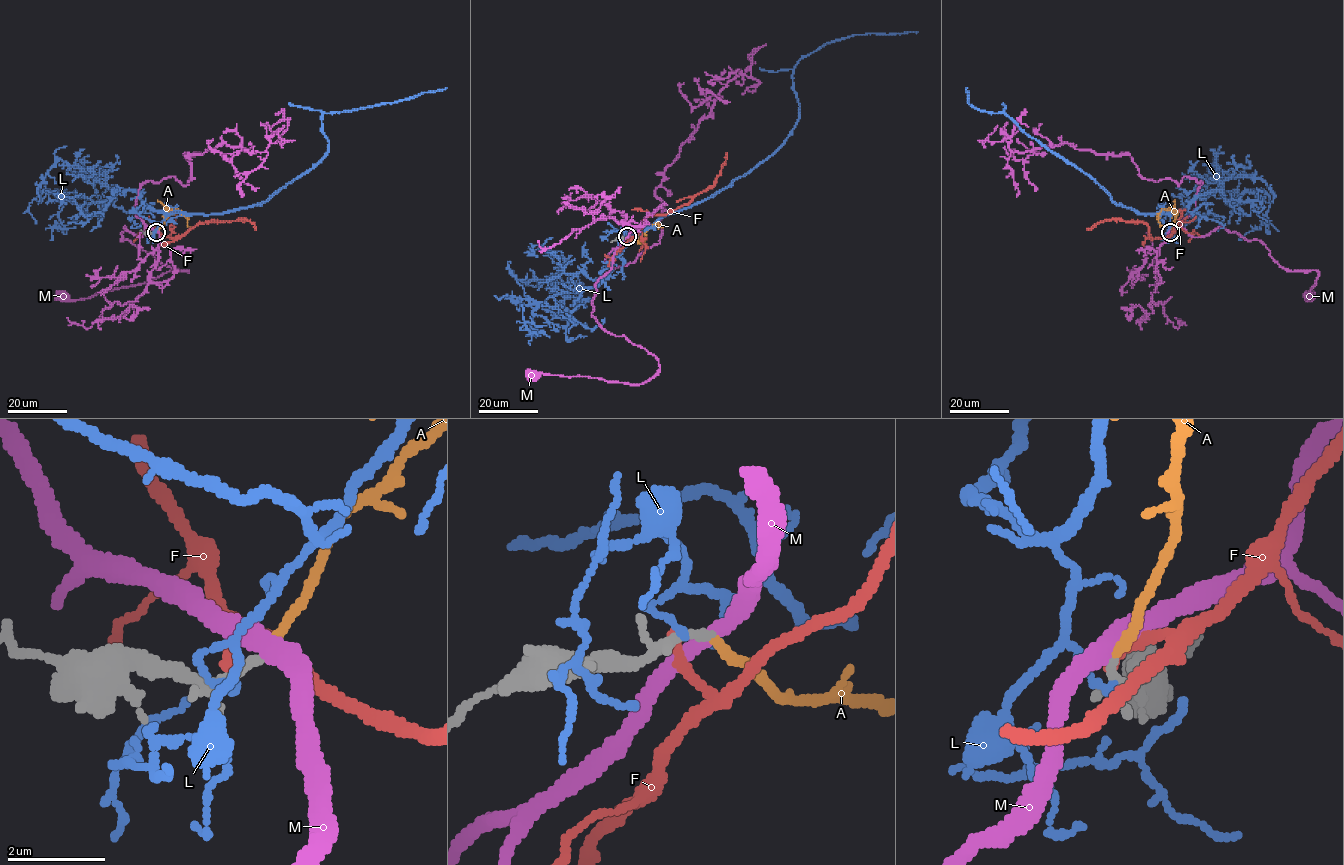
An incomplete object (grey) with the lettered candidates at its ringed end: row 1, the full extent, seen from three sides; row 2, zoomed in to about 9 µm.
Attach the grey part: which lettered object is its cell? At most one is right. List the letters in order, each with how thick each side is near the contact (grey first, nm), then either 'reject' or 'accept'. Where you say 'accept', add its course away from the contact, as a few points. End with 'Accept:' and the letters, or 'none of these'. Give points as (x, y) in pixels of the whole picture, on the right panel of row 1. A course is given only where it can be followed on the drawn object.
A: 190/180 nm | accept | via (1171, 232), (1175, 212), (1170, 209), (1163, 209), (1157, 216), (1161, 226)
F: 200/200 nm | reject
L: 220/140 nm | reject
M: 140/380 nm | reject
Accept: A

